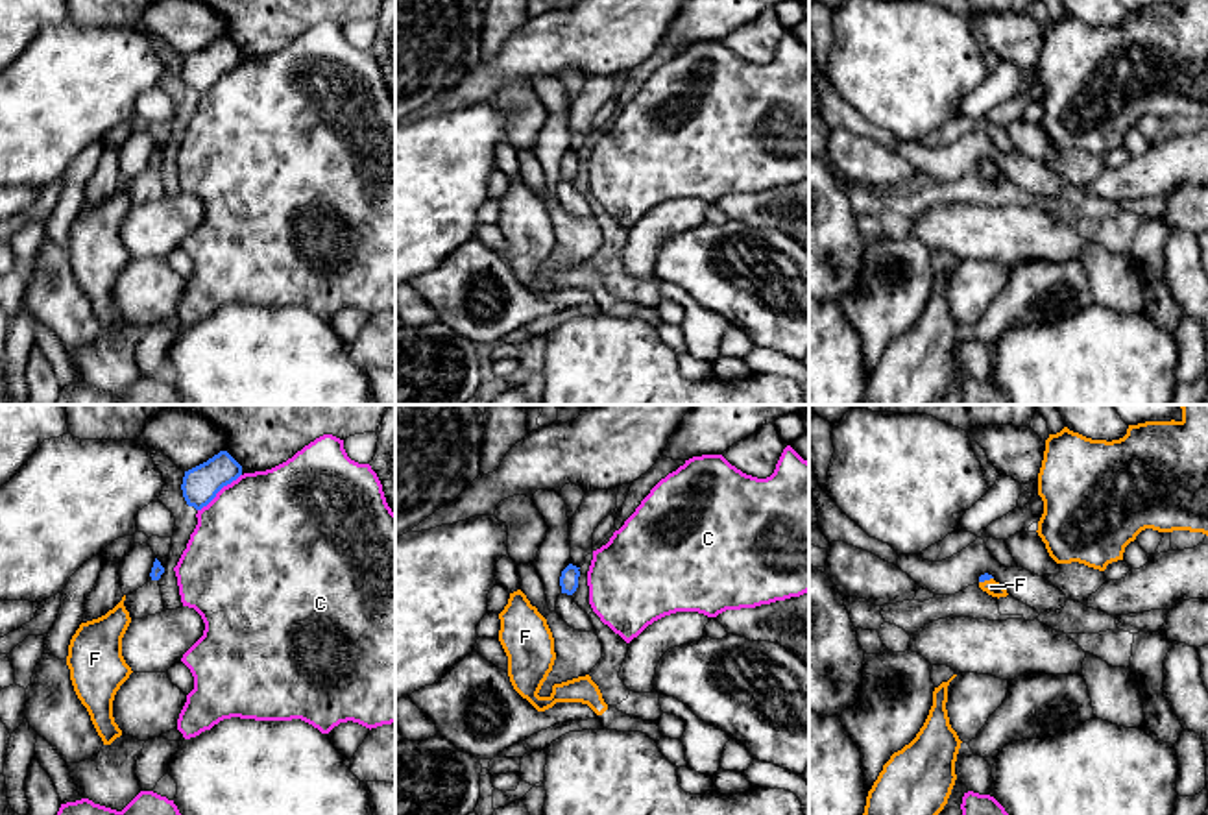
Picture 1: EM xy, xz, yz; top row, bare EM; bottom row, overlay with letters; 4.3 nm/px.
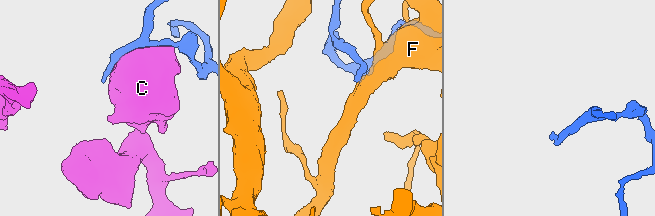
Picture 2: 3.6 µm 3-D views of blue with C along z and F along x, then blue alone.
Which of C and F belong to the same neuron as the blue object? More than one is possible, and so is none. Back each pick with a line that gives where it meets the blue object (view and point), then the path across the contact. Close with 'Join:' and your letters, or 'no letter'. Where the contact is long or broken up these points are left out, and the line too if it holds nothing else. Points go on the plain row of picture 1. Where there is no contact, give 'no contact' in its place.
F: yz (985, 165) | across yz (983, 163), (985, 165), (990, 172)
Join: F

